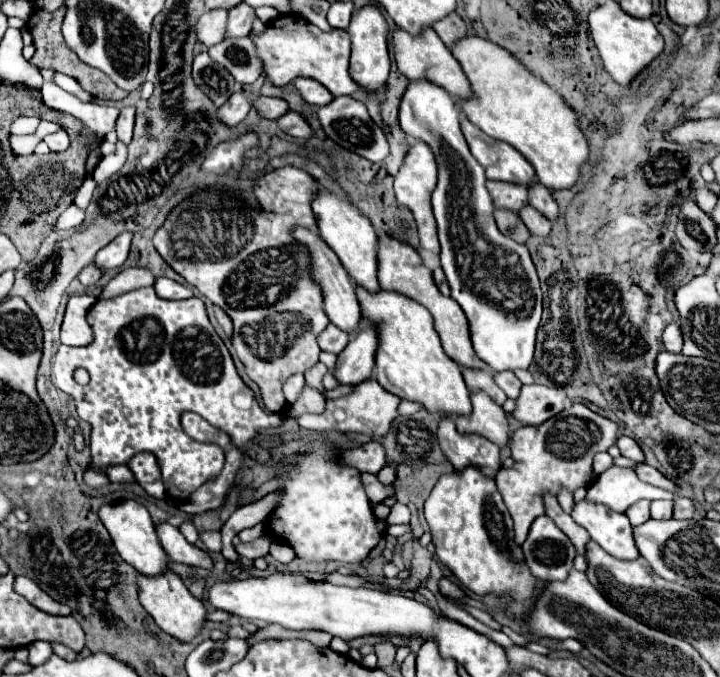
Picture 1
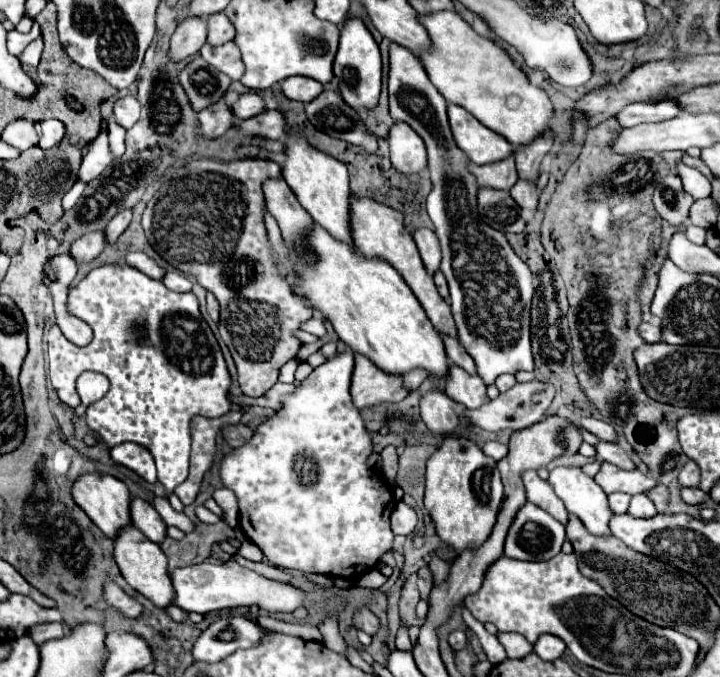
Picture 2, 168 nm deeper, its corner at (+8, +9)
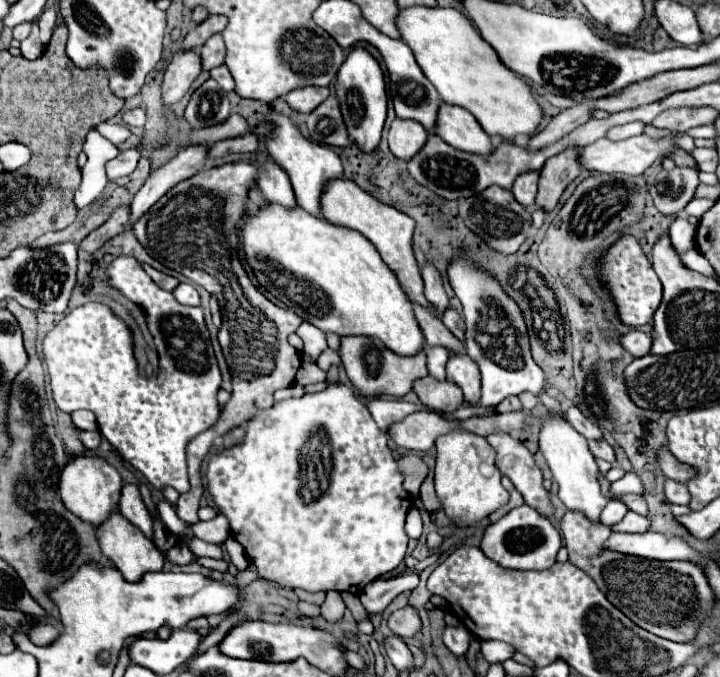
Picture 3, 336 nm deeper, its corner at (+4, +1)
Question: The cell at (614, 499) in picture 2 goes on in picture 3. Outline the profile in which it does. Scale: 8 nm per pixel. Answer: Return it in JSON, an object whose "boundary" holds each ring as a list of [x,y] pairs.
{"boundary":[[[609,500],[607,506],[603,508],[599,520],[601,520],[603,524],[607,524],[607,526],[613,526],[613,524],[617,524],[619,520],[623,520],[625,514],[627,514],[627,506],[625,506],[623,502],[619,502],[619,500]]]}

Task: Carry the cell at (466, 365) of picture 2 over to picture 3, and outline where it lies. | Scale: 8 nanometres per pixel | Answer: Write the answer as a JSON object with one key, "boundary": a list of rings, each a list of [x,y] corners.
{"boundary":[[[413,304],[413,314],[425,336],[427,346],[447,346],[455,354],[463,352],[463,344],[445,328],[445,324],[437,316],[431,316],[431,312],[419,304]]]}

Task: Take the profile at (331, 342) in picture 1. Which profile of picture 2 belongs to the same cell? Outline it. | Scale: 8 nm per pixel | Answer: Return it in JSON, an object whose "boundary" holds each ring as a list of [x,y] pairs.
{"boundary":[[[311,318],[311,320],[303,322],[303,324],[301,324],[301,330],[309,332],[309,334],[315,334],[315,336],[319,336],[319,338],[323,338],[323,336],[327,334],[327,328],[323,326],[323,322],[321,322],[319,318]]]}

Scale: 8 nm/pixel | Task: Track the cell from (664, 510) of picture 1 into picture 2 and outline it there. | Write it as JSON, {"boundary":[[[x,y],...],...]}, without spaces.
{"boundary":[[[637,494],[631,500],[629,514],[635,516],[635,518],[649,518],[649,516],[655,516],[657,510],[655,510],[655,504],[645,494]]]}

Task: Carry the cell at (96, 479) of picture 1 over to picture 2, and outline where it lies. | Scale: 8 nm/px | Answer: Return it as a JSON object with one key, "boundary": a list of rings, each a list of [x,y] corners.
{"boundary":[[[107,264],[91,270],[75,288],[69,292],[69,310],[79,316],[93,328],[91,344],[79,348],[71,344],[59,328],[53,324],[47,334],[47,358],[49,358],[49,380],[57,390],[61,402],[71,408],[81,404],[81,398],[75,390],[75,372],[95,370],[109,378],[109,392],[87,406],[87,426],[95,430],[97,438],[113,448],[123,442],[141,442],[149,448],[157,464],[157,480],[165,486],[167,492],[173,492],[187,474],[189,474],[189,456],[191,456],[191,434],[189,420],[195,414],[207,418],[219,418],[227,414],[233,406],[229,400],[231,376],[213,336],[211,328],[199,312],[199,302],[193,292],[177,294],[167,290],[159,280],[149,280],[135,268],[127,264]]]}

